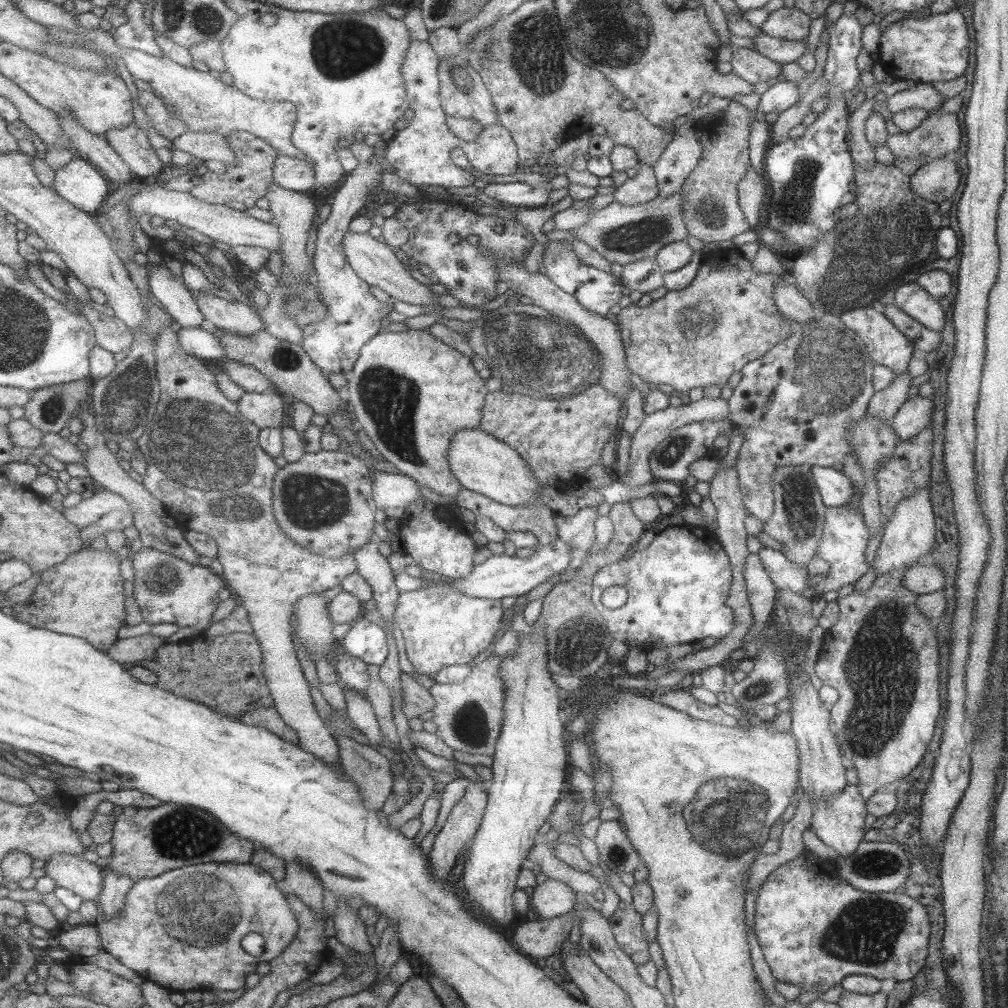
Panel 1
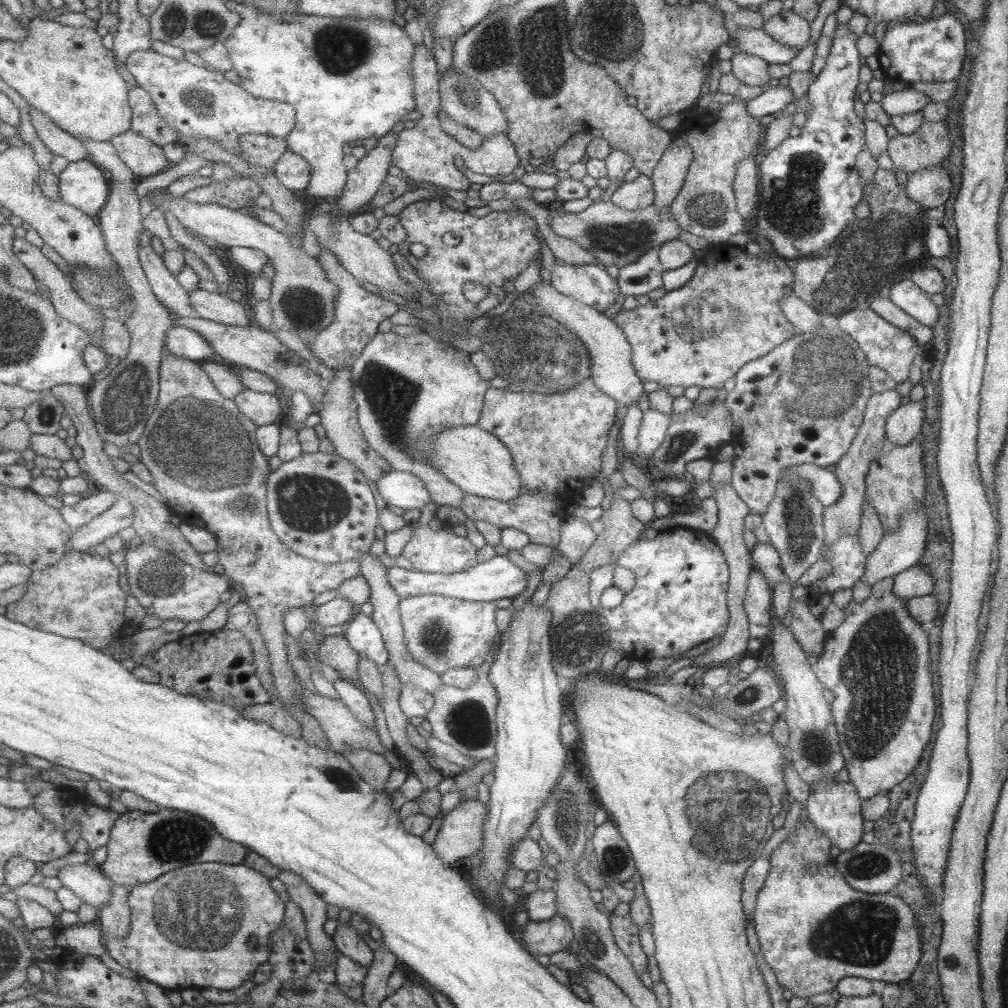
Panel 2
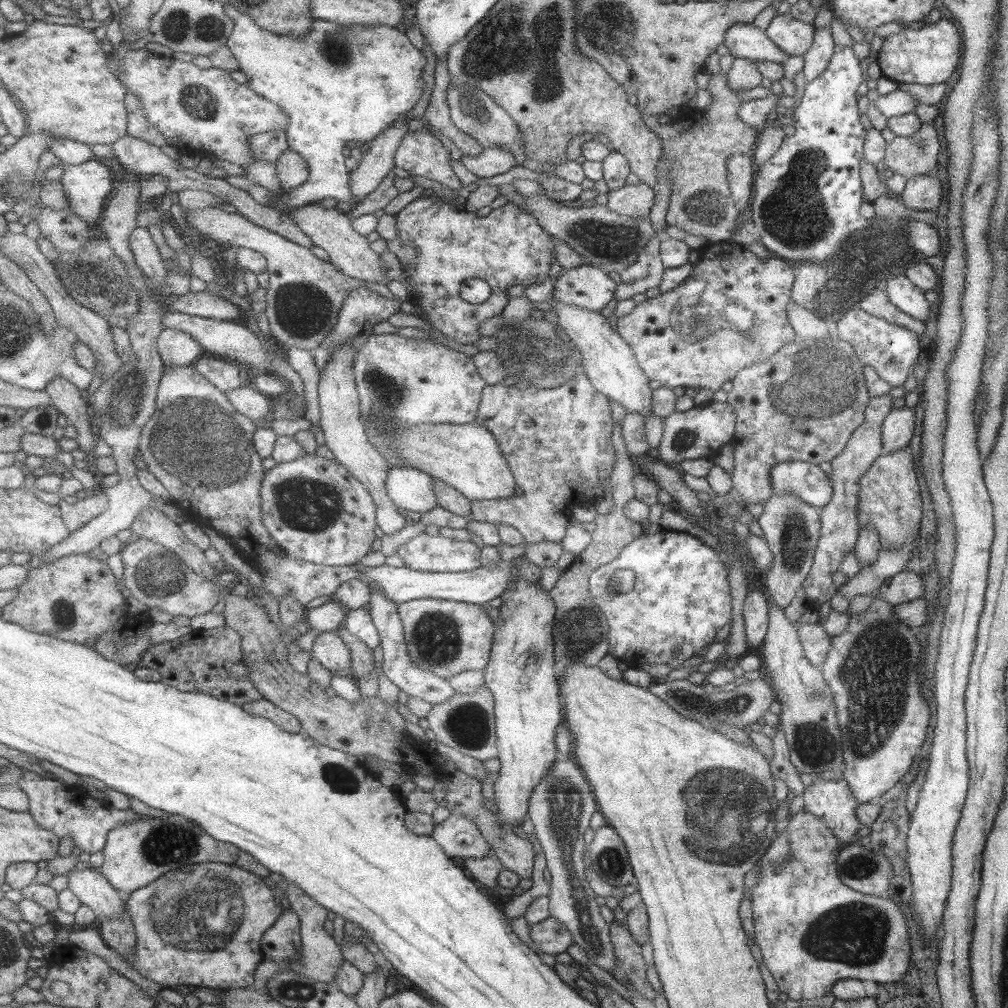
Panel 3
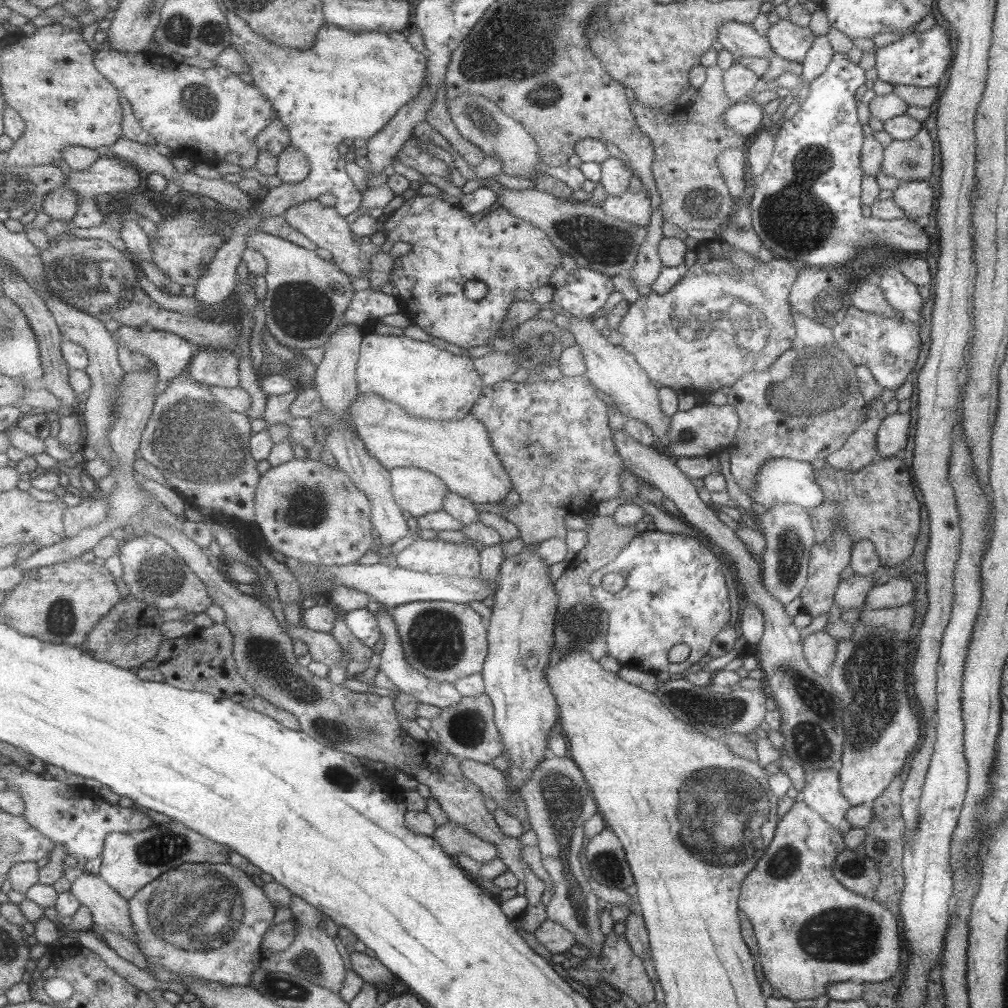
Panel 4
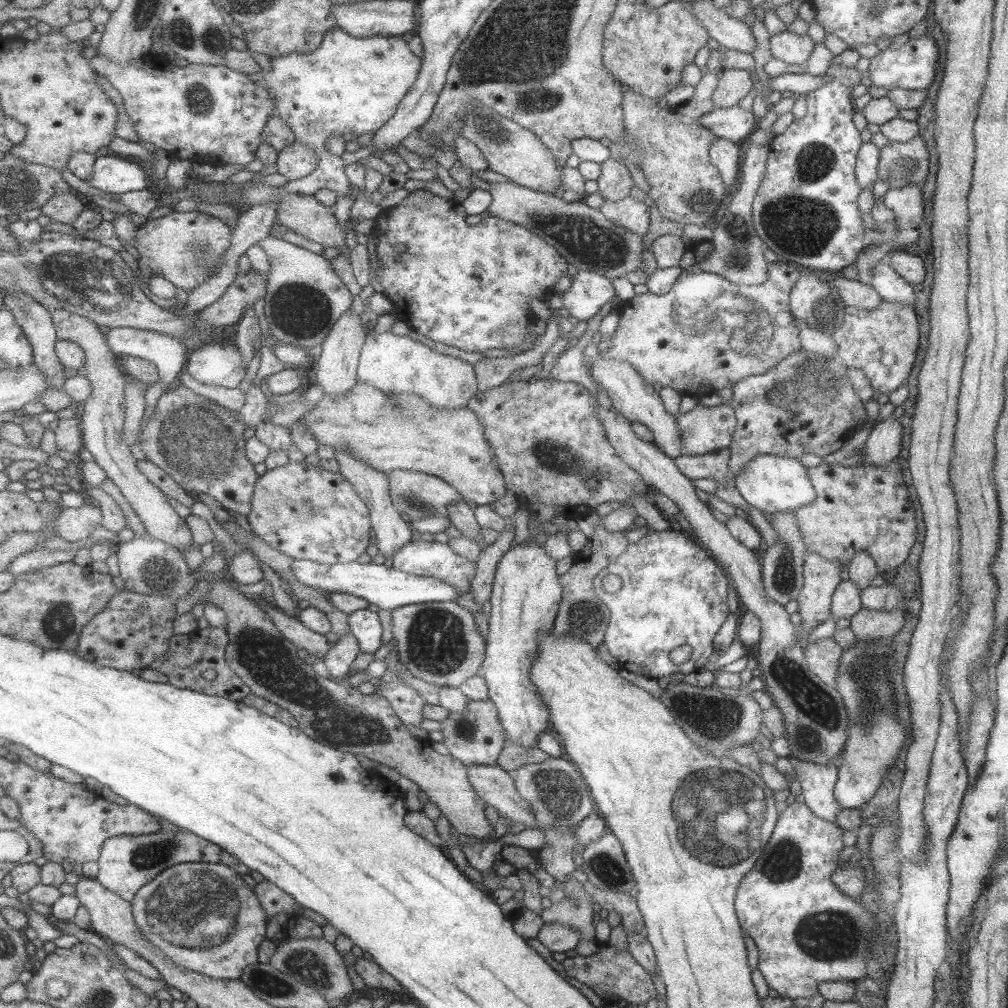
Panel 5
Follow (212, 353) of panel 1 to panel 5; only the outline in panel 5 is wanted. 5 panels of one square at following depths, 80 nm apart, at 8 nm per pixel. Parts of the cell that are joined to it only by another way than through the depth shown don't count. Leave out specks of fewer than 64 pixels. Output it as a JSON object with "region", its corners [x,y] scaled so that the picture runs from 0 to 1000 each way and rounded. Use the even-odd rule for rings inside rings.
{"region":[[[131,324],[112,325],[107,329],[106,336],[108,336],[108,344],[119,353],[124,351],[125,353],[135,353],[149,357],[159,367],[160,375],[157,377],[157,380],[149,382],[148,386],[146,386],[146,404],[148,405],[146,405],[144,414],[141,417],[141,427],[143,428],[144,424],[149,420],[150,414],[154,412],[154,406],[156,406],[158,397],[177,381],[179,371],[185,367],[185,361],[187,360],[190,344],[187,343],[183,337]]]}

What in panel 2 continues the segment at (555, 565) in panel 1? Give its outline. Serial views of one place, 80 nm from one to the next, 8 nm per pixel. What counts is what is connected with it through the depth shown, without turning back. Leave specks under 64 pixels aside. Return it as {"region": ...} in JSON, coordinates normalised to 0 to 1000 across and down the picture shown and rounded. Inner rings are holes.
{"region":[[[493,551],[485,558],[476,558],[468,564],[449,569],[418,567],[412,563],[404,564],[392,561],[385,563],[385,574],[399,594],[419,589],[438,589],[467,597],[489,597],[497,593],[511,593],[523,583],[521,566],[501,551]]]}

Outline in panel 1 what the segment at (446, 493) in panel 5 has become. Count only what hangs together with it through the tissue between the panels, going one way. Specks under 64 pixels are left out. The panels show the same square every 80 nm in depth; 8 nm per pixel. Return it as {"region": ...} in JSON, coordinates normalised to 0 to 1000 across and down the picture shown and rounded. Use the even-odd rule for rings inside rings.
{"region":[[[387,468],[373,469],[371,476],[371,490],[376,505],[386,503],[403,503],[408,498],[420,495],[417,479],[402,469]]]}

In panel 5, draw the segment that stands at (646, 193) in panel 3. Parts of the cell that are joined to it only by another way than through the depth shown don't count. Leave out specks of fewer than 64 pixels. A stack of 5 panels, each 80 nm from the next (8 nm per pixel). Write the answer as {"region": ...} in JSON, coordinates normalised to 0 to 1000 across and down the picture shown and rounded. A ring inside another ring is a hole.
{"region":[[[622,193],[612,200],[600,199],[594,206],[605,220],[630,232],[640,233],[644,224],[644,205]]]}

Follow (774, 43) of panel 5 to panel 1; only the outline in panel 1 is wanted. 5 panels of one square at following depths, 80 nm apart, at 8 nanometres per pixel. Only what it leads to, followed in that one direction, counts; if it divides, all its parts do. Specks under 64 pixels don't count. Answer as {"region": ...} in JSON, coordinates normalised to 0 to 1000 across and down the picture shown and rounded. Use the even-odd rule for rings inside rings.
{"region":[[[775,7],[764,12],[755,22],[754,31],[762,37],[782,41],[798,40],[802,35],[804,18],[792,8]]]}

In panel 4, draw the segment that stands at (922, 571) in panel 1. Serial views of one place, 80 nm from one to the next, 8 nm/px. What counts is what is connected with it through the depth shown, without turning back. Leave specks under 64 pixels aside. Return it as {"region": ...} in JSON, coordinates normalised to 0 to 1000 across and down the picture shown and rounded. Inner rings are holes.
{"region":[[[888,571],[876,579],[866,580],[857,591],[857,599],[865,604],[902,599],[906,593],[906,586],[906,580],[899,571]]]}

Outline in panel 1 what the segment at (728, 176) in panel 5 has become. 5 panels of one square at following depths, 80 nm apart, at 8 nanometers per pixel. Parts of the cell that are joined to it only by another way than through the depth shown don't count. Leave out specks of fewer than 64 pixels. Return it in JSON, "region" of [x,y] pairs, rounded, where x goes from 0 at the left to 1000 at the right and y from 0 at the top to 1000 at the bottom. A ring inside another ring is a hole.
{"region":[[[741,164],[737,177],[731,182],[732,203],[737,210],[738,217],[742,220],[745,227],[751,228],[757,219],[757,204],[759,202],[760,186],[756,176]]]}

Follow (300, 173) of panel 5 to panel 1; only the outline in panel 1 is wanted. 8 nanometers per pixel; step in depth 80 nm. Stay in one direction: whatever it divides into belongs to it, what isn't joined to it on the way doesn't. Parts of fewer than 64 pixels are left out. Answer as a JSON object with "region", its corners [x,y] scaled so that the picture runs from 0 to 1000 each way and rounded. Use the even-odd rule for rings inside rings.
{"region":[[[278,153],[272,167],[272,181],[281,187],[308,190],[313,185],[313,169],[307,160]]]}

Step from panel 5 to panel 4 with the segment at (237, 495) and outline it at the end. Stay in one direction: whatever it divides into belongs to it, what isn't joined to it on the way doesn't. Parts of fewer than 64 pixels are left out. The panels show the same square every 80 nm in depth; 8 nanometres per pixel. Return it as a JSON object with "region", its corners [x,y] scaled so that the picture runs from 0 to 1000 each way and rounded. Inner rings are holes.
{"region":[[[184,368],[157,394],[138,446],[141,454],[160,467],[169,484],[180,494],[193,503],[204,504],[216,517],[218,512],[223,513],[227,519],[240,526],[243,530],[240,537],[248,548],[256,542],[262,546],[263,541],[254,520],[254,490],[260,470],[255,466],[256,456],[250,451],[250,433],[249,417],[245,411],[228,407],[223,399],[211,392],[205,381],[197,379]]]}

